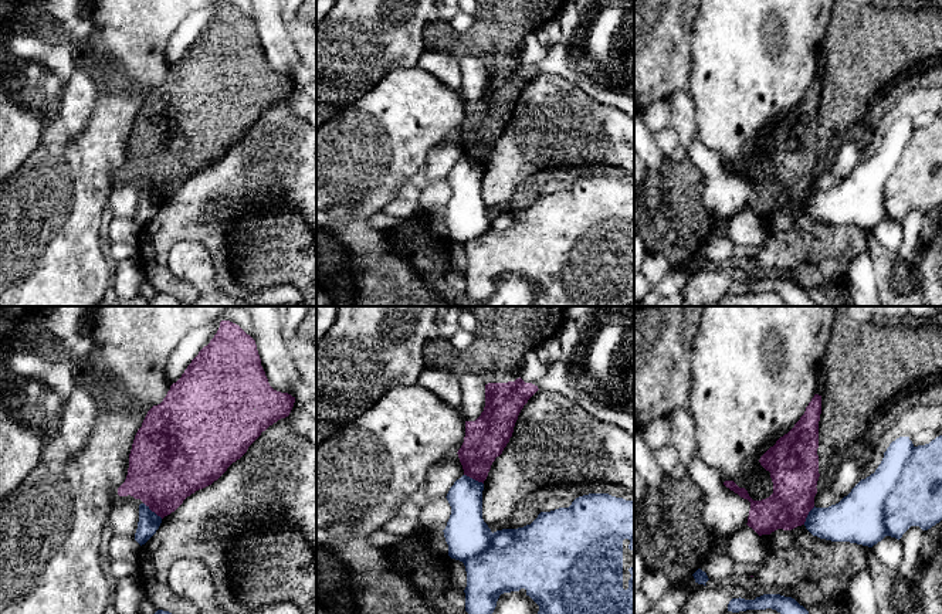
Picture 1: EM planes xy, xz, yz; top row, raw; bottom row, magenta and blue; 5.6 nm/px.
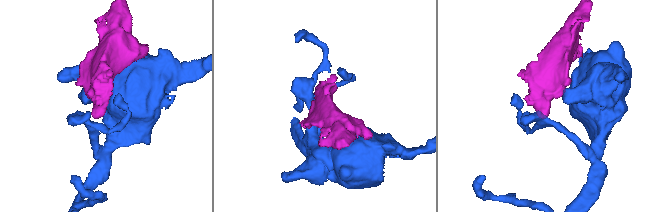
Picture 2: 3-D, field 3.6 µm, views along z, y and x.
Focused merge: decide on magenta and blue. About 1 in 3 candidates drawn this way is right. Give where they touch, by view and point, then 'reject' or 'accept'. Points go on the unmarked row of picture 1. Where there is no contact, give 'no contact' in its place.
meets magenta in xy at (153, 193); reject

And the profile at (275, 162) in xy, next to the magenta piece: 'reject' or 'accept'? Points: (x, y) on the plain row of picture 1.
reject

